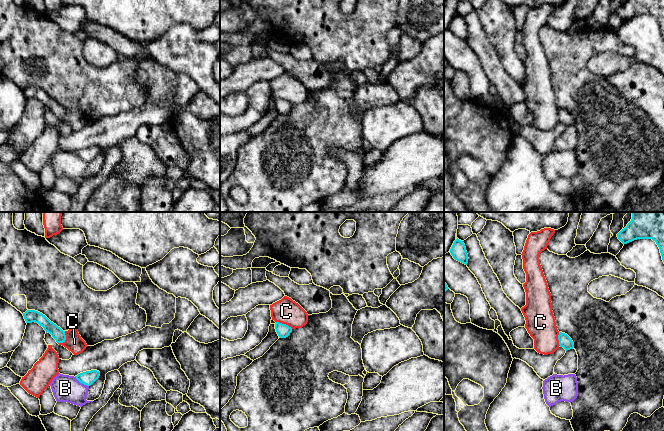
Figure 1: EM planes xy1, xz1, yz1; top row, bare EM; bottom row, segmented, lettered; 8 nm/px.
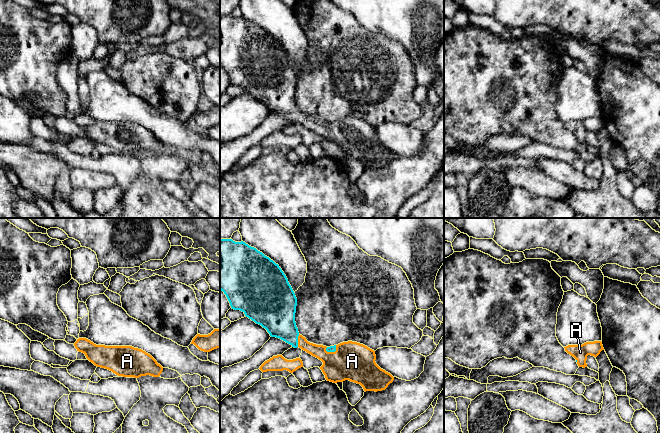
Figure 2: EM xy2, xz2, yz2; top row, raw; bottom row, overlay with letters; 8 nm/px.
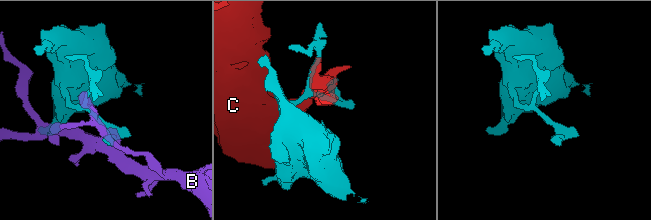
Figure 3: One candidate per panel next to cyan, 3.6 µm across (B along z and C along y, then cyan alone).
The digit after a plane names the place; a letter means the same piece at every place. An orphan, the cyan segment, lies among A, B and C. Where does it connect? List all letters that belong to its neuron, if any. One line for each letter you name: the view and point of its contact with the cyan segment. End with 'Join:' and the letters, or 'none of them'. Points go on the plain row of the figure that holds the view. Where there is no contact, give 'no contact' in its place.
A: contact xz2 (297, 116)
Join: A

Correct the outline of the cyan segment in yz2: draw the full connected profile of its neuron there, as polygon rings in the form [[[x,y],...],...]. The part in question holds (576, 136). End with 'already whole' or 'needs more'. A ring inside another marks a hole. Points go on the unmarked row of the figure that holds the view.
[[[601,117],[586,118],[582,121],[568,121],[565,127],[576,135],[579,143],[587,143],[587,132],[591,131],[597,133],[602,126],[604,126]]]; needs more

